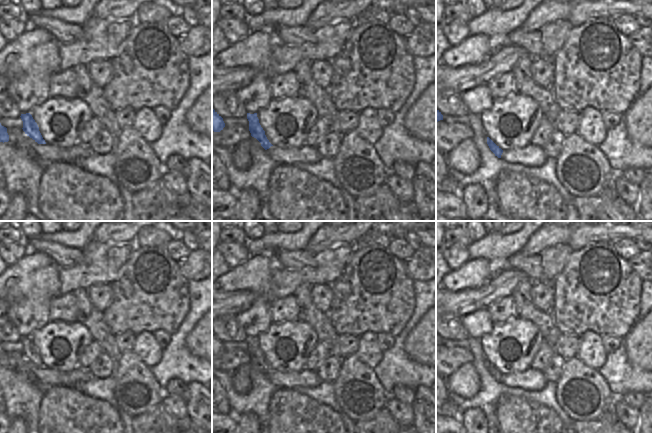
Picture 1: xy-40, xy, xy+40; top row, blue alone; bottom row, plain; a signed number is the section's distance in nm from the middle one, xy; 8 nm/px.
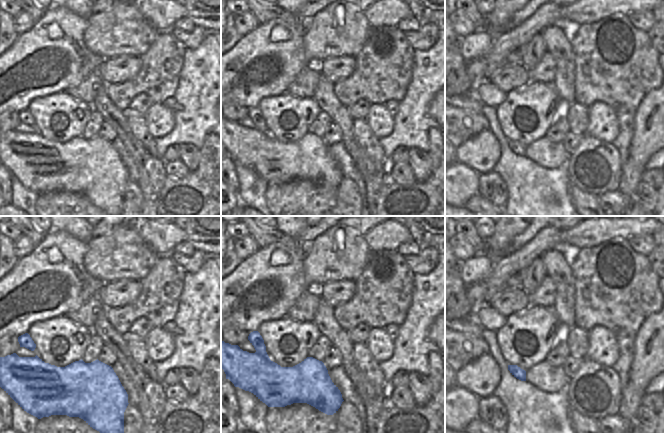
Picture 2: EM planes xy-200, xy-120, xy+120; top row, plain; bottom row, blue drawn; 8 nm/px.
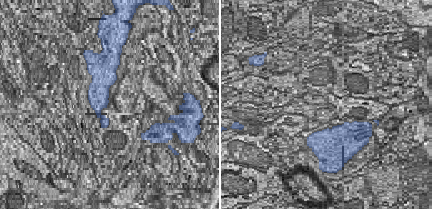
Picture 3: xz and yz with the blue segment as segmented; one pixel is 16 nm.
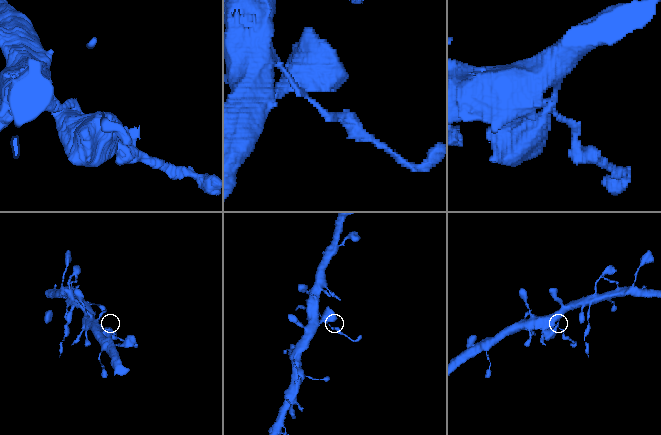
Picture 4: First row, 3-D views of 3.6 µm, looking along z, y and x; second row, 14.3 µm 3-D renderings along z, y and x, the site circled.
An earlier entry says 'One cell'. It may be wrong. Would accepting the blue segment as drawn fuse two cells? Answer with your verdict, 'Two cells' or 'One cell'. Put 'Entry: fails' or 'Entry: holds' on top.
Entry: fails
Two cells

